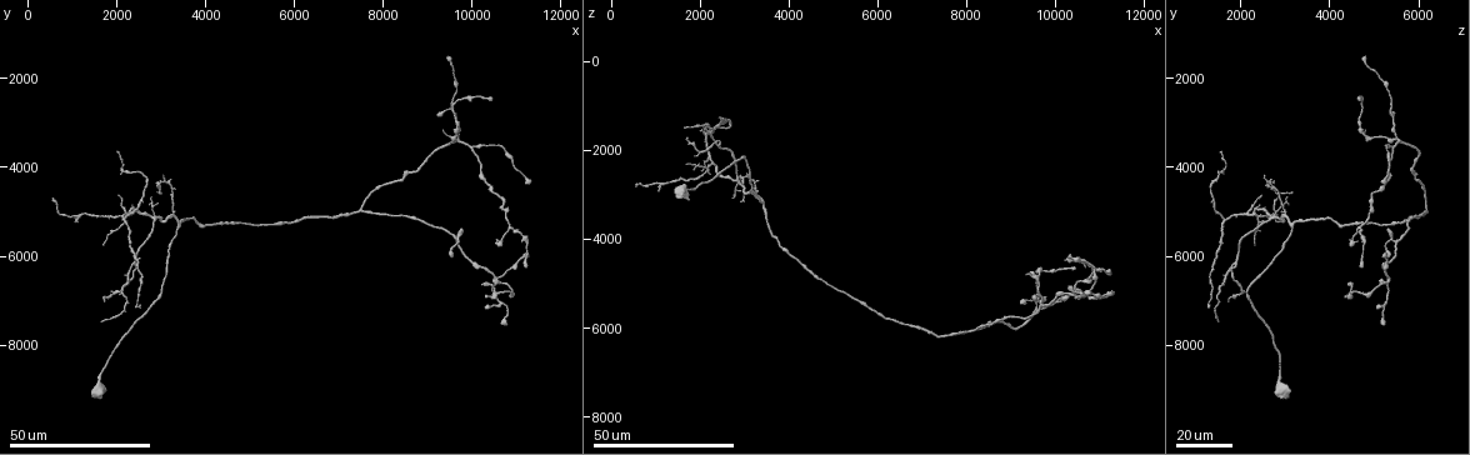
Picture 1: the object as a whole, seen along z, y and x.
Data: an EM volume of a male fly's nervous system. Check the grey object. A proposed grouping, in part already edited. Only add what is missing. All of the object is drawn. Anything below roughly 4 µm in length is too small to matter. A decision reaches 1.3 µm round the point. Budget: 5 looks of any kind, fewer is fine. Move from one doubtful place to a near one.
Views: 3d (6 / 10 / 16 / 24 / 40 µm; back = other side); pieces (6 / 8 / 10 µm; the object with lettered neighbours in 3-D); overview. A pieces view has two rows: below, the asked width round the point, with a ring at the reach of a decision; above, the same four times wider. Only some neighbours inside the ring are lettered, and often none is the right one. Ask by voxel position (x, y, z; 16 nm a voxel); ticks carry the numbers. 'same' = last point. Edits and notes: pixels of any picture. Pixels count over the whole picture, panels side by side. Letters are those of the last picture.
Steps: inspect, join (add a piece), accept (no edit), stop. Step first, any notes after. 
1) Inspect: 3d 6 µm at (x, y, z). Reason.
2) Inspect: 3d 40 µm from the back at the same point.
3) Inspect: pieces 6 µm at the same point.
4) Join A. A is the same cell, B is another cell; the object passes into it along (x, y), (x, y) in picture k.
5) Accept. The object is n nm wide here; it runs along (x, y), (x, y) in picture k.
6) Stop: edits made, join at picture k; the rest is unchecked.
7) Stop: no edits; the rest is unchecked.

Inspect: 3d 40 µm at (1700, 7500, 1500). Tapers out.

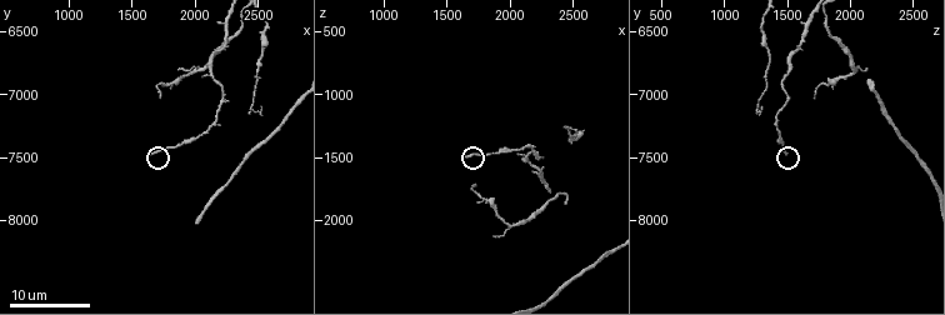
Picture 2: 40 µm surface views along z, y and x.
Inspect: pieces 10 µm at (1660, 7460, 1500).

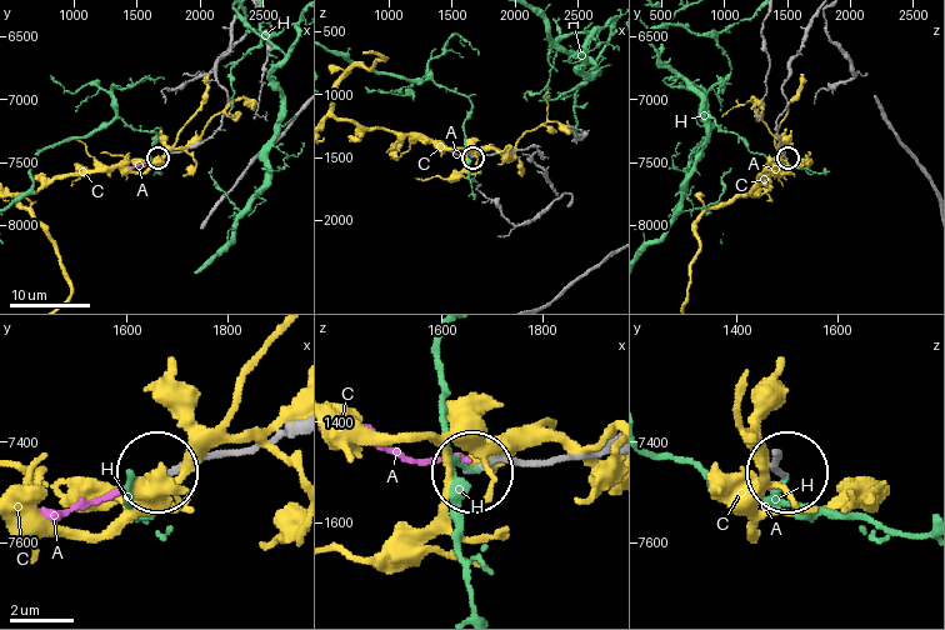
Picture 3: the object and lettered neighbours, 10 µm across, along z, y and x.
Accept. The object is 160 nm wide here; A, C and H are other cells; it runs along (789, 70), (783, 88), (786, 105), (776, 121), (786, 158) in picture 3; no lettered piece goes on from it.

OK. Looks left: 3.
Inspect: 3d 24 µm at (600, 4700, 2800). End of a long branch.

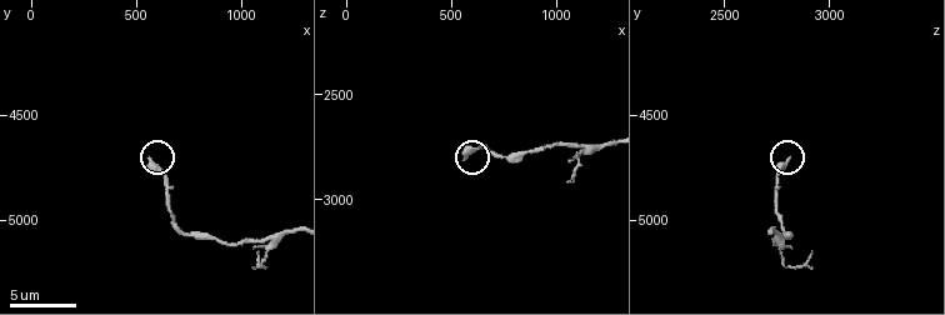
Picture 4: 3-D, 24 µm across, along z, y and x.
Inspect: pieces 8 µm at (570, 4710, 2790).

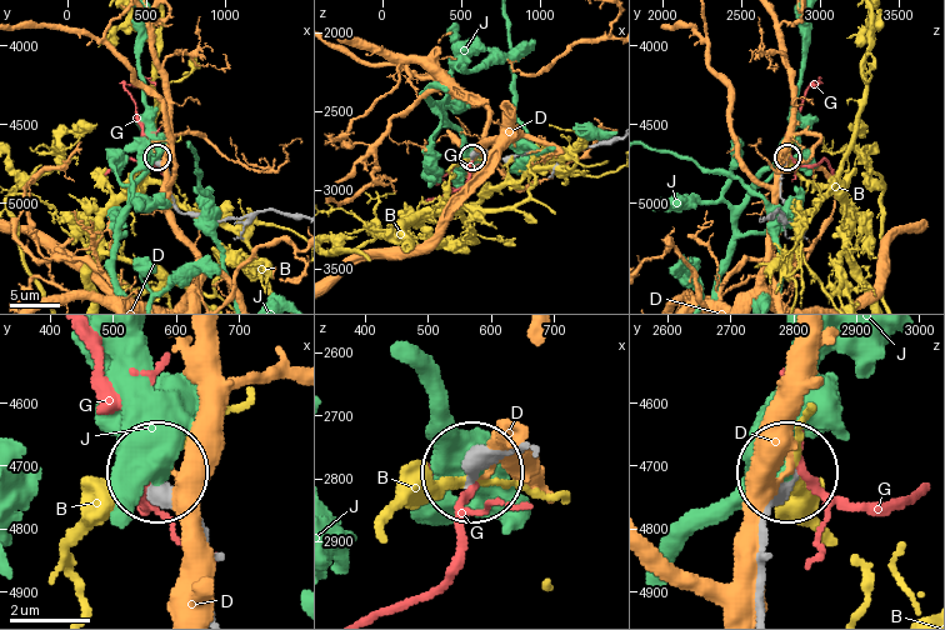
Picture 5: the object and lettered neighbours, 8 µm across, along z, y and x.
Accept. B, D, G and J are other cells; it runs along (275, 211), (218, 221), (183, 213), (159, 159) in picture 5; no lettered piece goes on from it.

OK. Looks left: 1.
Stop: no edits; the rest is unchecked.

